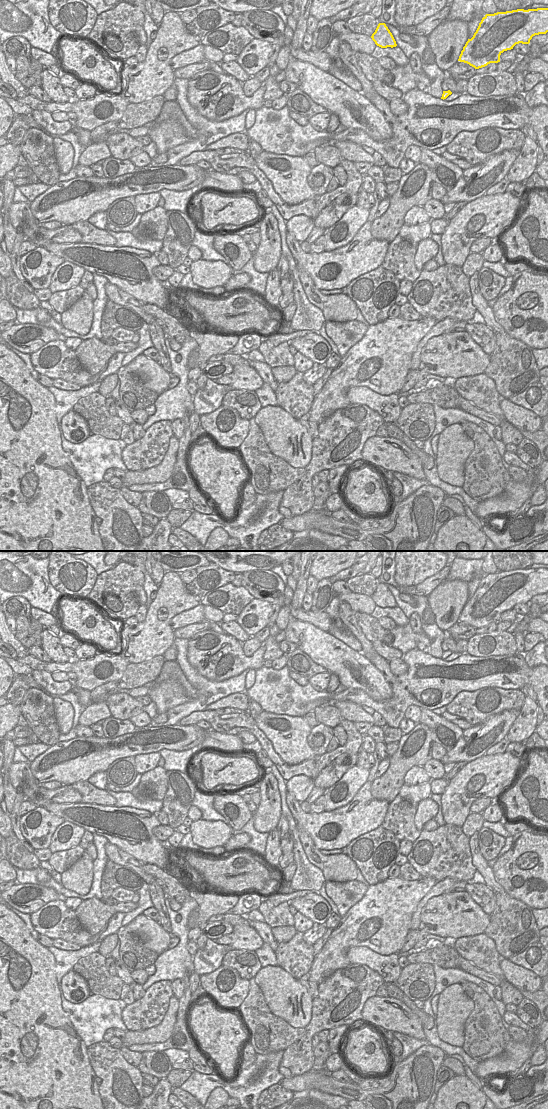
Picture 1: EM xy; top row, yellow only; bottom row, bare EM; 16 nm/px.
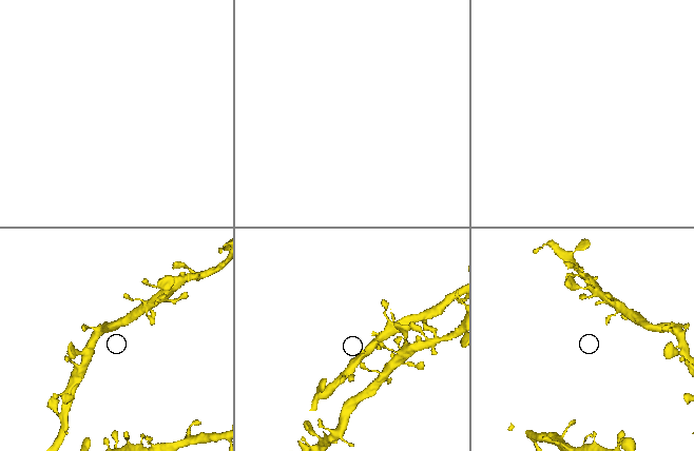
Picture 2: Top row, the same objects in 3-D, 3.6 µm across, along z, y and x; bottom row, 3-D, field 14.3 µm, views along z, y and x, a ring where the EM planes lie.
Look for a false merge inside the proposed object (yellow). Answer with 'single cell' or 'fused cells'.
single cell

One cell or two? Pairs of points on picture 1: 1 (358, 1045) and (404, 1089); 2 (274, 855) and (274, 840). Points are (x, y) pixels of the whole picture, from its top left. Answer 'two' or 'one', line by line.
1: two
2: one

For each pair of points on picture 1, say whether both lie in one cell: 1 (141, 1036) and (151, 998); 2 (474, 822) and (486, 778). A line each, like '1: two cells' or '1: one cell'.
1: two cells
2: two cells

